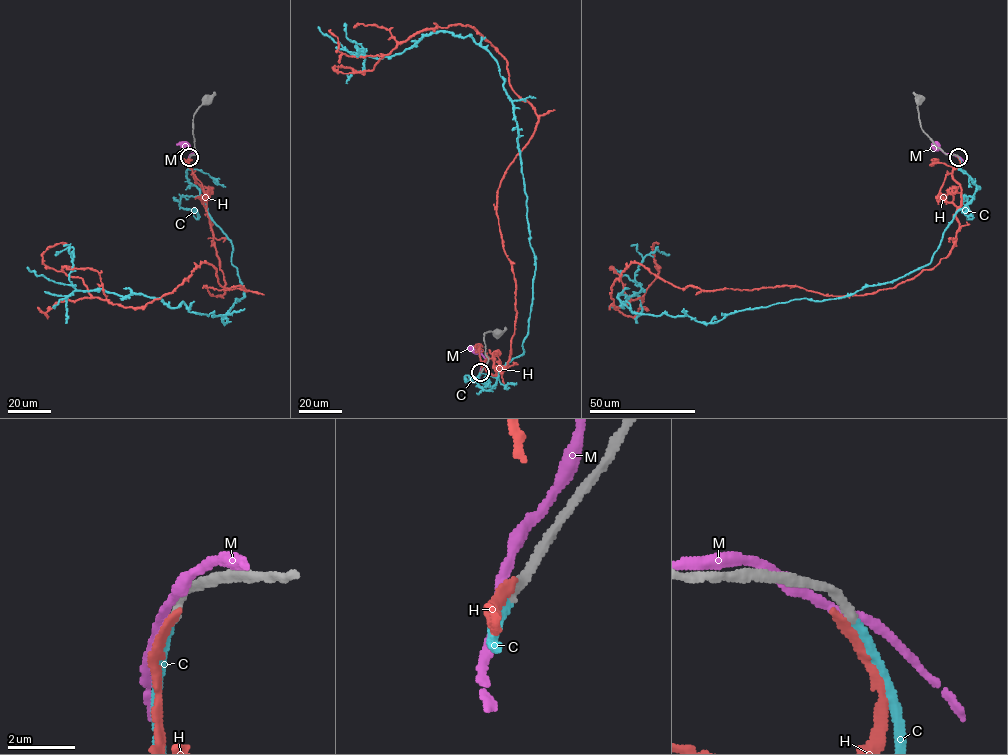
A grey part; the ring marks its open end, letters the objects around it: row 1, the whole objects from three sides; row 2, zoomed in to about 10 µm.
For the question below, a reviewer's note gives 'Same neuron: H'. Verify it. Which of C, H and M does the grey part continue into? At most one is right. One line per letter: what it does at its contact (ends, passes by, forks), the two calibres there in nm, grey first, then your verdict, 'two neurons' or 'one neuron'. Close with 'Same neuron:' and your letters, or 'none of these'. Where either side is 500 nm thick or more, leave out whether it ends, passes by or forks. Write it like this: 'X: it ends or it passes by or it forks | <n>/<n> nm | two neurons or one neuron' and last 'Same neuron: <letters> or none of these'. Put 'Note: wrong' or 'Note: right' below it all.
C: it ends | 280/260 nm | one neuron
H: it ends | 280/280 nm | two neurons
M: it passes by | 280/280 nm | two neurons
Same neuron: C
Note: wrong

